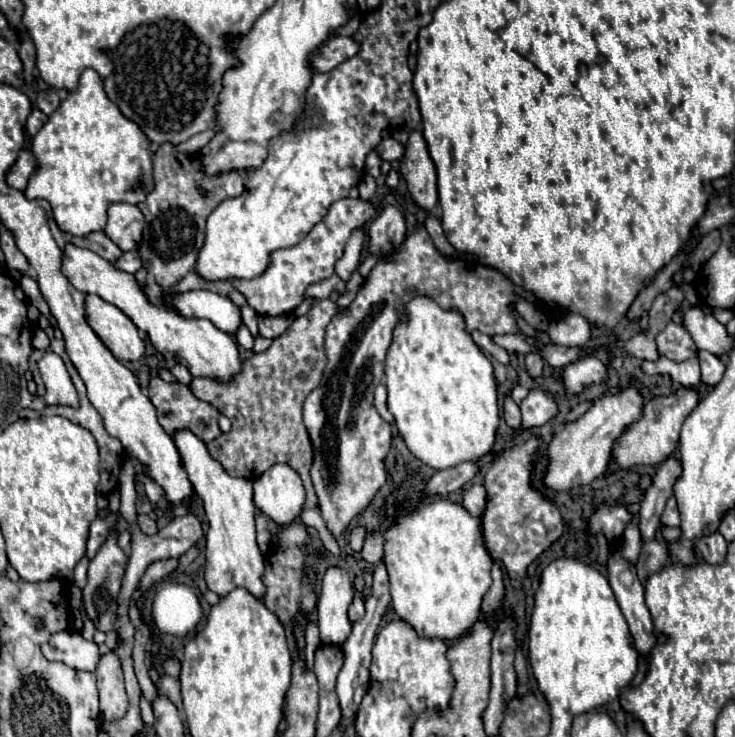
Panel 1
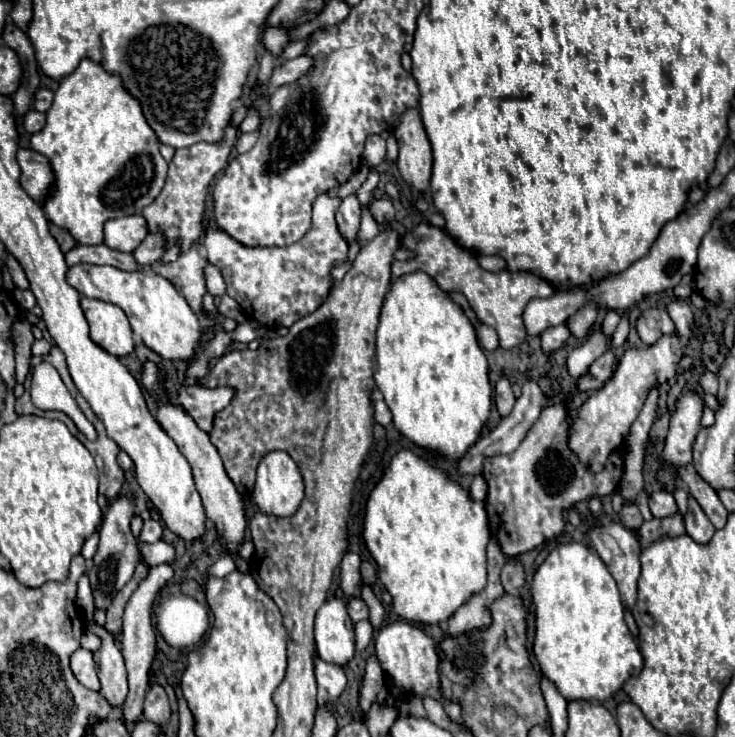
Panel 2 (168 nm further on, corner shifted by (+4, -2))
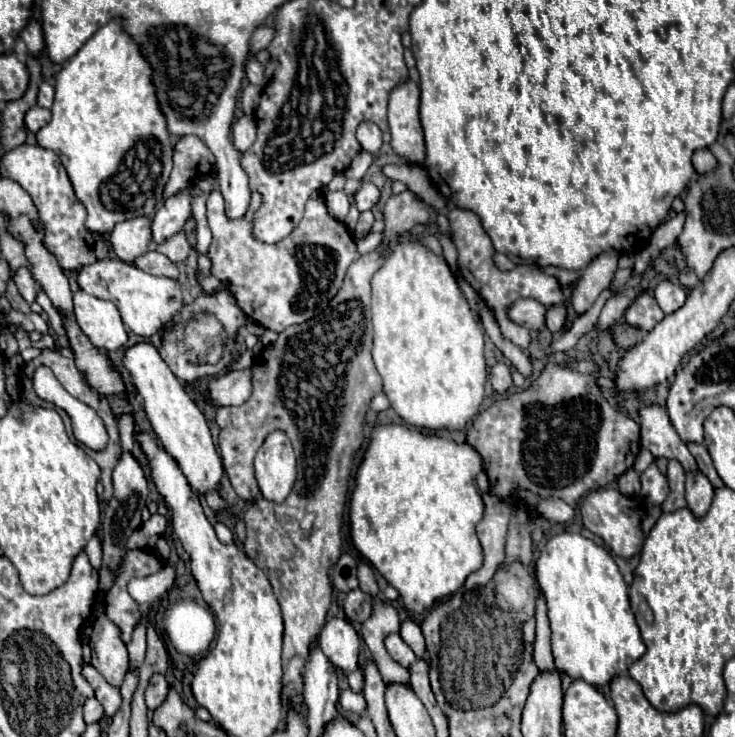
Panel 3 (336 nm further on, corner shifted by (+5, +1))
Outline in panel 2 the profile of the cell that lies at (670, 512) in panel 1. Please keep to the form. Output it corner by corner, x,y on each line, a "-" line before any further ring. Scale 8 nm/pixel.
659,489
659,491
653,491
649,495
649,509
651,509
653,517
663,519
667,515
673,515
677,511
677,505
675,505
675,499
669,491

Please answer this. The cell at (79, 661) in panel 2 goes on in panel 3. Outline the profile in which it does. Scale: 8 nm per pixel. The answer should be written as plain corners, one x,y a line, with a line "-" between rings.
82,662
82,676
84,676
84,678
90,682
90,686
94,688
96,698
98,698
98,702
104,706
106,716
114,716
116,710
120,708
120,702
122,702
118,688
110,686
110,684
102,678
102,674
100,674
92,664
88,664
88,662

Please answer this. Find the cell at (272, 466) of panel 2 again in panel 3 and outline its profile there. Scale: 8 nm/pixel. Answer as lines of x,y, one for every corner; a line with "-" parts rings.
272,432
254,458
254,472
260,492
270,502
282,502
296,482
296,456
288,436

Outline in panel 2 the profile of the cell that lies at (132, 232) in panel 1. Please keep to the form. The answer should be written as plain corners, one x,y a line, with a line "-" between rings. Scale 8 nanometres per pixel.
141,215
111,219
105,223
105,245
115,251
133,253
147,233
147,221

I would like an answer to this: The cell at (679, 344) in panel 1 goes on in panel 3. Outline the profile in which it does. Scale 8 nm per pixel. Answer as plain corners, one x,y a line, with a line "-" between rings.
640,294
632,304
630,308
626,310
624,318
630,326
636,326
636,328
642,328
644,332
650,332
666,314
662,312
662,308
658,306
658,302
654,300
654,296
650,294

